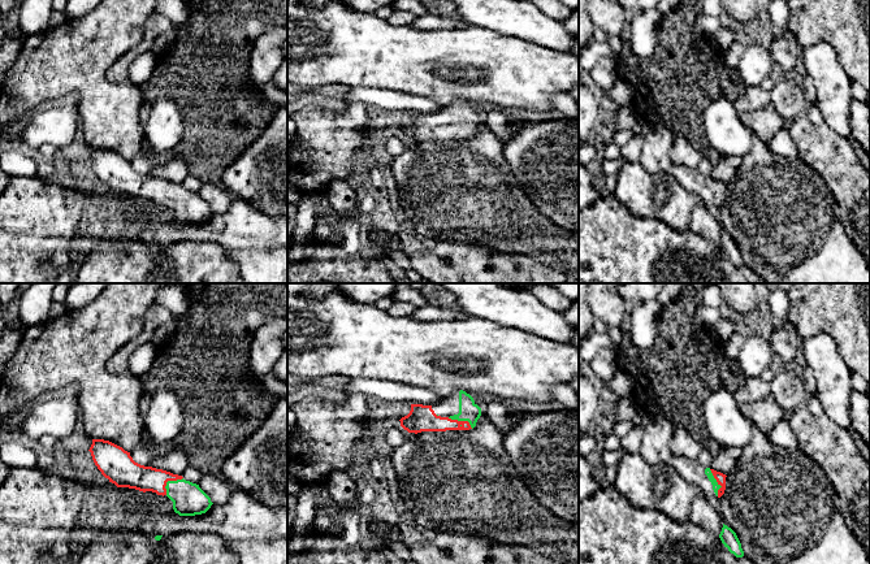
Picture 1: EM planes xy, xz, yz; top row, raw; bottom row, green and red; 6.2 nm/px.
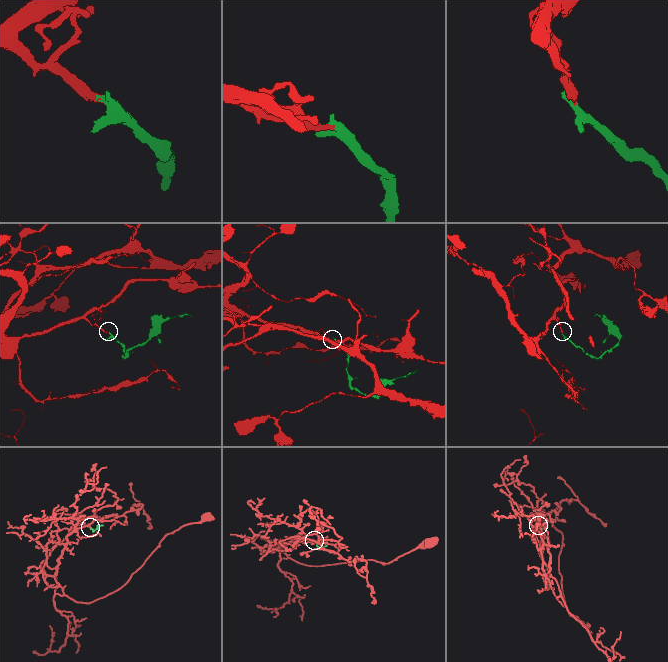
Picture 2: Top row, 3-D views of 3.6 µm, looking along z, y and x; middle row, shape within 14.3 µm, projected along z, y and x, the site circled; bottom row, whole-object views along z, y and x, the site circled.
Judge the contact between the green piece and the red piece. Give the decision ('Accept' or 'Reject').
Accept

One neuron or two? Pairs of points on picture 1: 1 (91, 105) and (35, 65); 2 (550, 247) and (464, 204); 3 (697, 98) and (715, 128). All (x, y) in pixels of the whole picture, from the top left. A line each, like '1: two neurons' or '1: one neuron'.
1: one neuron
2: one neuron
3: two neurons

